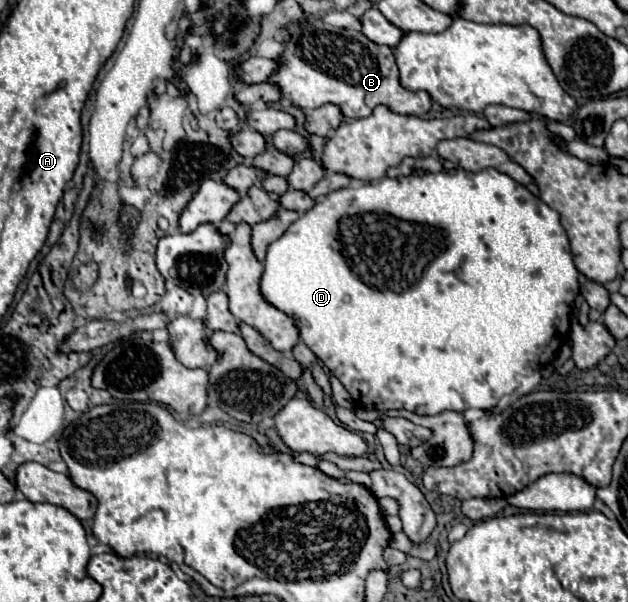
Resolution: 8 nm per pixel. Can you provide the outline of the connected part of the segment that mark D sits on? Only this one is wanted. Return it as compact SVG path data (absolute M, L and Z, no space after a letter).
M456 169L396 179L384 177L378 183L366 183L358 189L344 187L340 191L332 191L268 247L260 287L270 305L278 307L296 321L300 339L318 359L322 359L330 373L342 381L356 405L378 411L408 409L418 415L436 415L442 411L464 411L470 407L488 411L520 385L520 377L534 373L554 359L570 331L570 311L578 293L578 271L572 263L560 215L554 209L532 195L524 185L496 169L484 169L478 173Z

